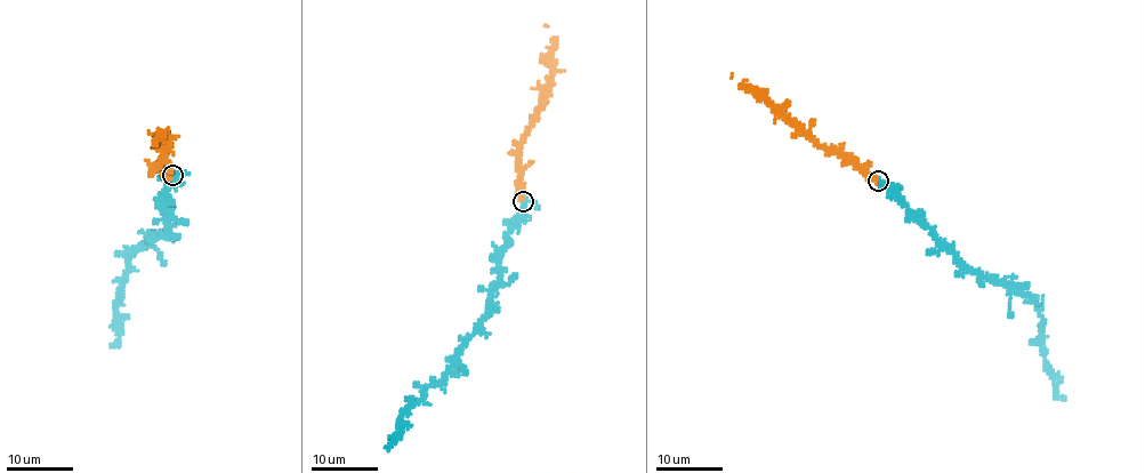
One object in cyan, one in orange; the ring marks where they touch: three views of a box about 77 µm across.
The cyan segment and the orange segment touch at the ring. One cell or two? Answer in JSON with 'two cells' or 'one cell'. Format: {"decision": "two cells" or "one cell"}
{"decision": "one cell"}

